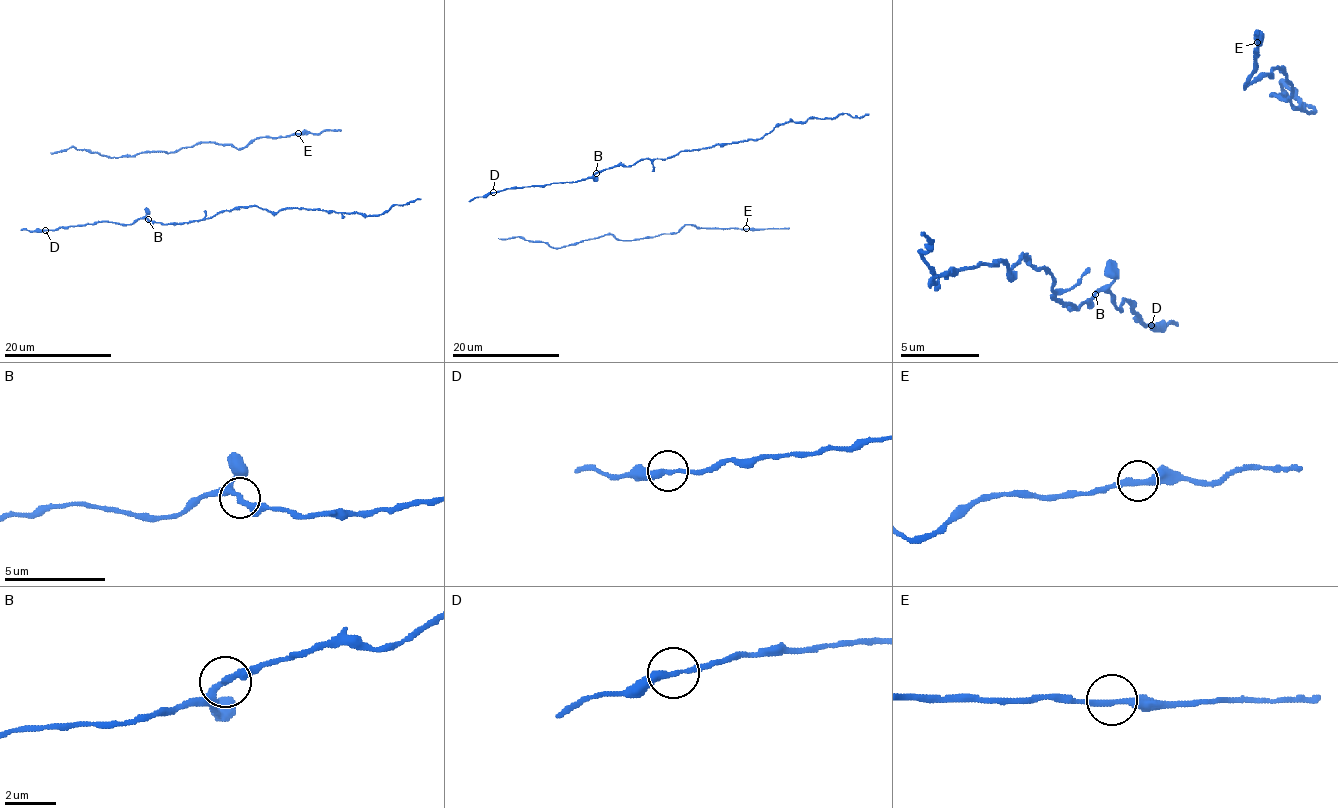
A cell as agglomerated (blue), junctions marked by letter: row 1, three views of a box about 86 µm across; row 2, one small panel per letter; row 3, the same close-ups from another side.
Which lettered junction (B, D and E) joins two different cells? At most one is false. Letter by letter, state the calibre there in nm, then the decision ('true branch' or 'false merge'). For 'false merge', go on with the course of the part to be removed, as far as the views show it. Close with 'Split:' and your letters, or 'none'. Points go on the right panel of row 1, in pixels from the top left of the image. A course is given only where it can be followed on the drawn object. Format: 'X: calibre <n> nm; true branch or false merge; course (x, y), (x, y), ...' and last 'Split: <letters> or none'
B: calibre 280 nm; true branch
D: calibre 280 nm; true branch
E: calibre 280 nm; true branch
Split: none

